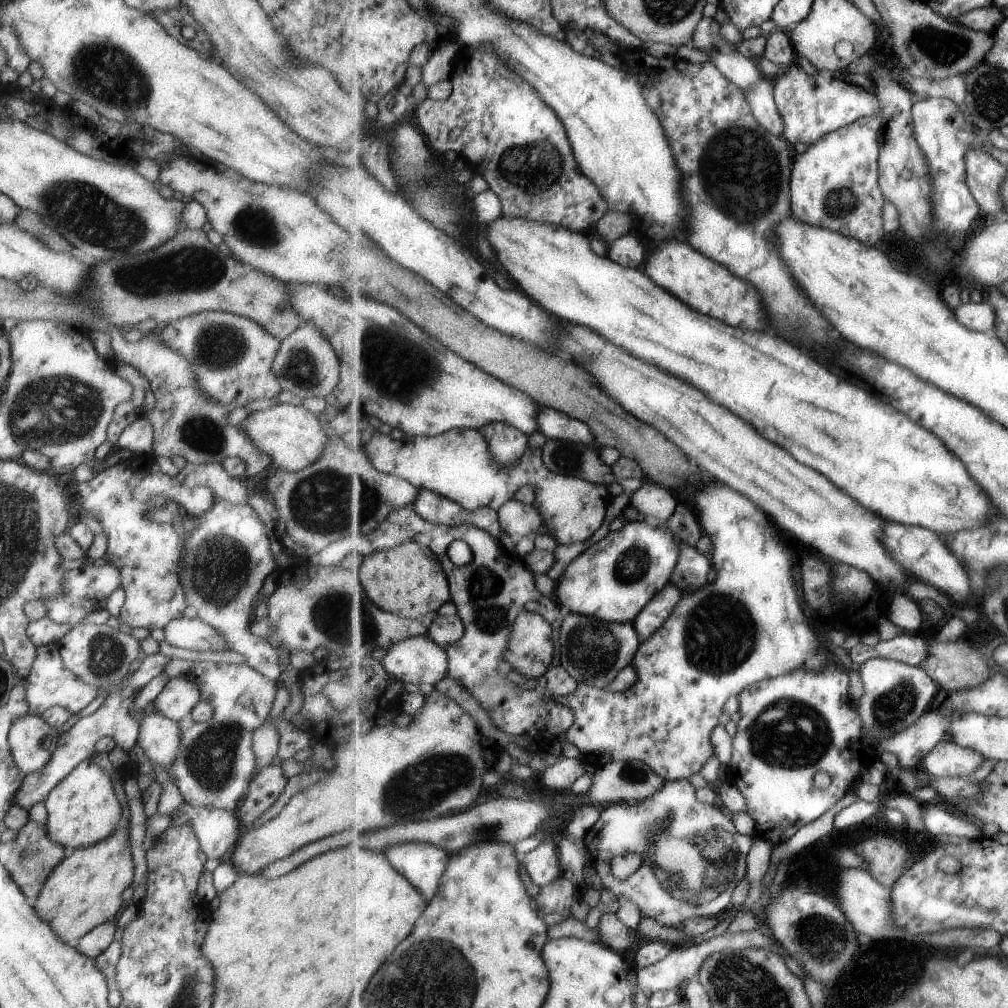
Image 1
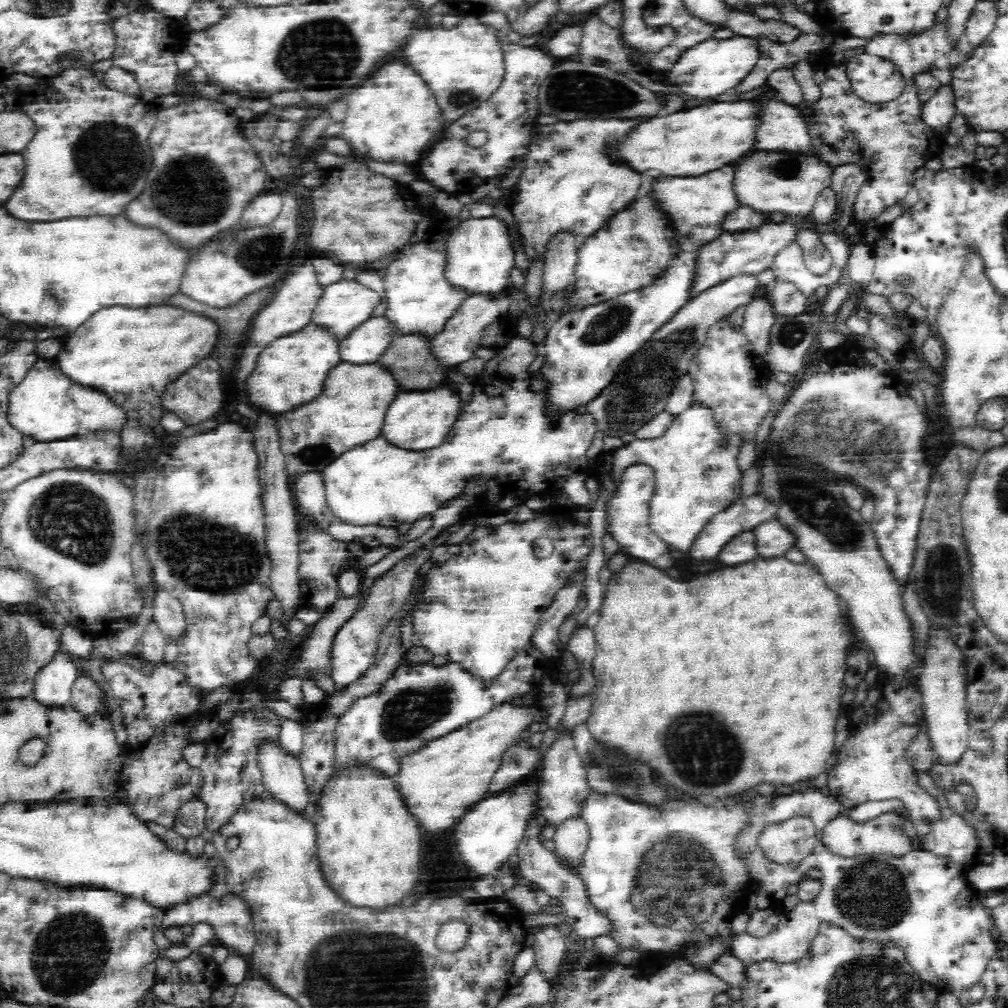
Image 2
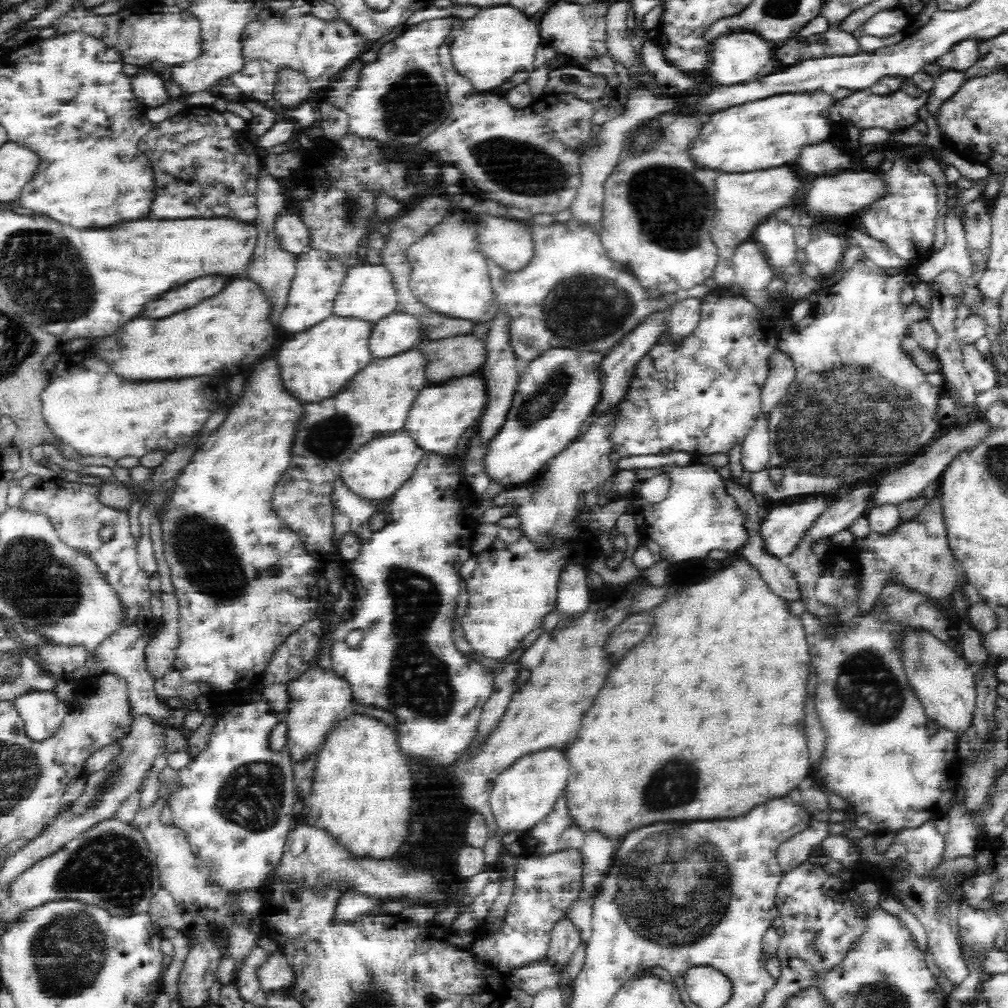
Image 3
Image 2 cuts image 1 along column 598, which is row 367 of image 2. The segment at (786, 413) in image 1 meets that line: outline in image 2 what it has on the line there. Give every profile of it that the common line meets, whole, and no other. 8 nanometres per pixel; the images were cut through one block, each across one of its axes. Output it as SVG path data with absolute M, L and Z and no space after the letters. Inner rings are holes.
M312 322L308 323L300 332L293 332L289 335L278 337L274 342L270 341L268 348L260 354L258 362L256 362L256 370L245 378L245 394L250 400L250 406L254 409L262 410L268 408L270 412L266 412L271 416L280 415L288 406L298 406L298 404L306 404L310 402L314 396L318 396L318 392L322 392L322 380L326 376L326 372L330 372L330 368L334 368L334 364L338 364L338 343L326 329L317 326Z

